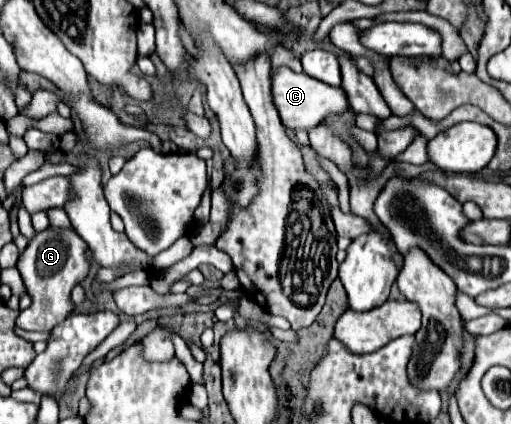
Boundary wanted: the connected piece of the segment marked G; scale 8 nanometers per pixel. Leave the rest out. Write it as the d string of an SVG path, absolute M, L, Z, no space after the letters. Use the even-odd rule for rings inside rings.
M48 227L28 241L28 247L22 251L16 267L28 287L28 295L32 297L32 305L20 311L16 327L24 331L50 331L72 313L74 307L70 303L70 291L88 277L90 251L86 241L72 227Z

